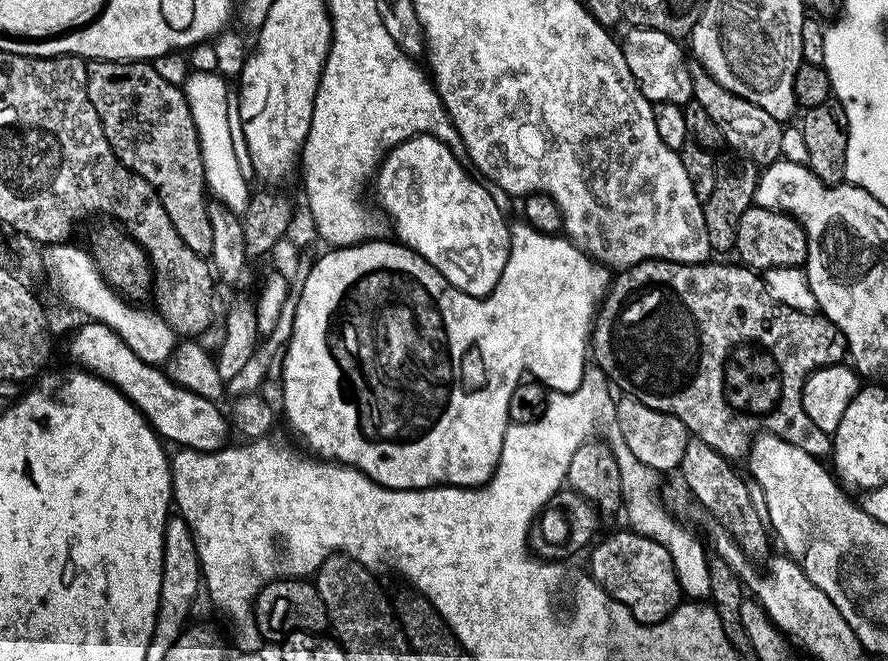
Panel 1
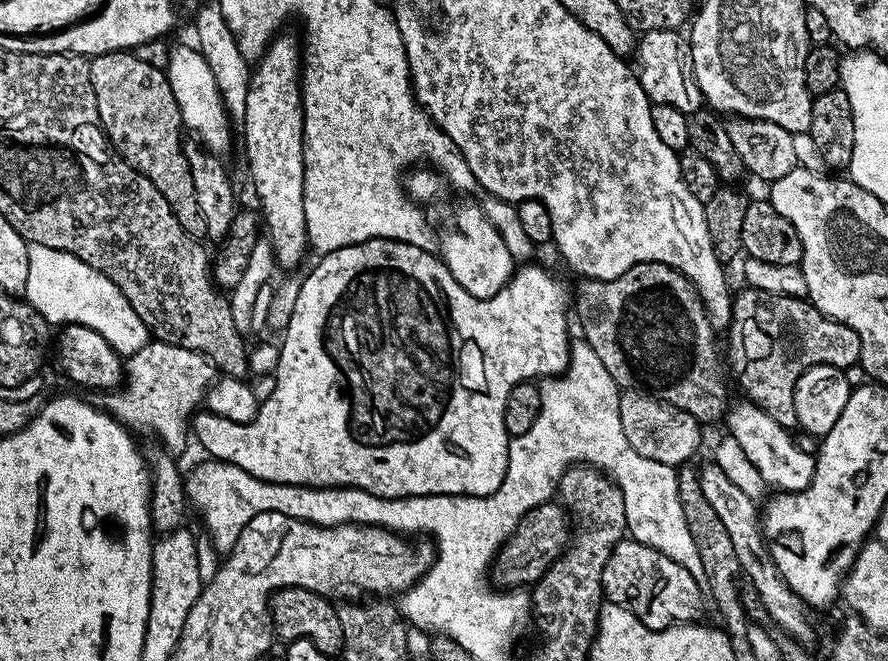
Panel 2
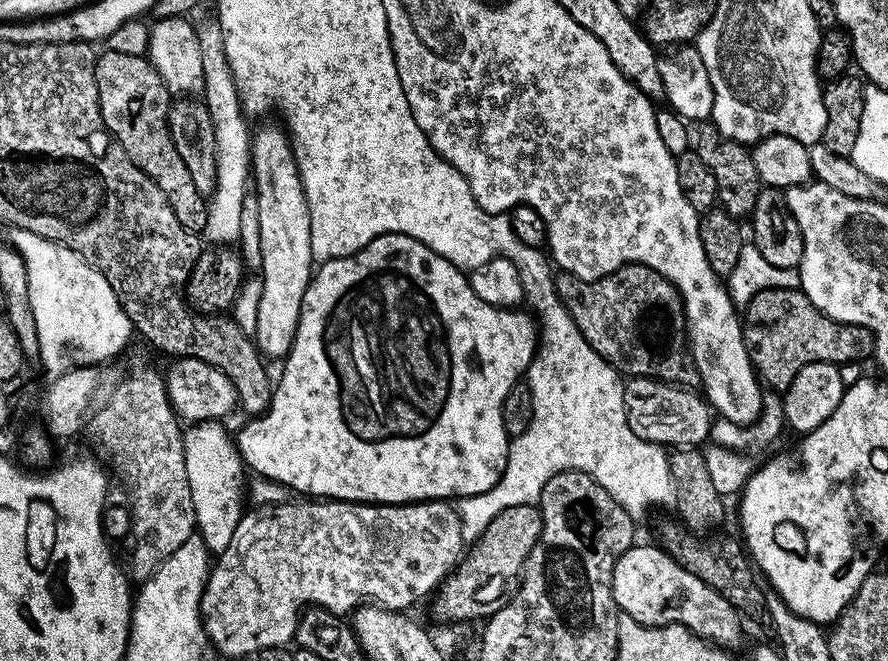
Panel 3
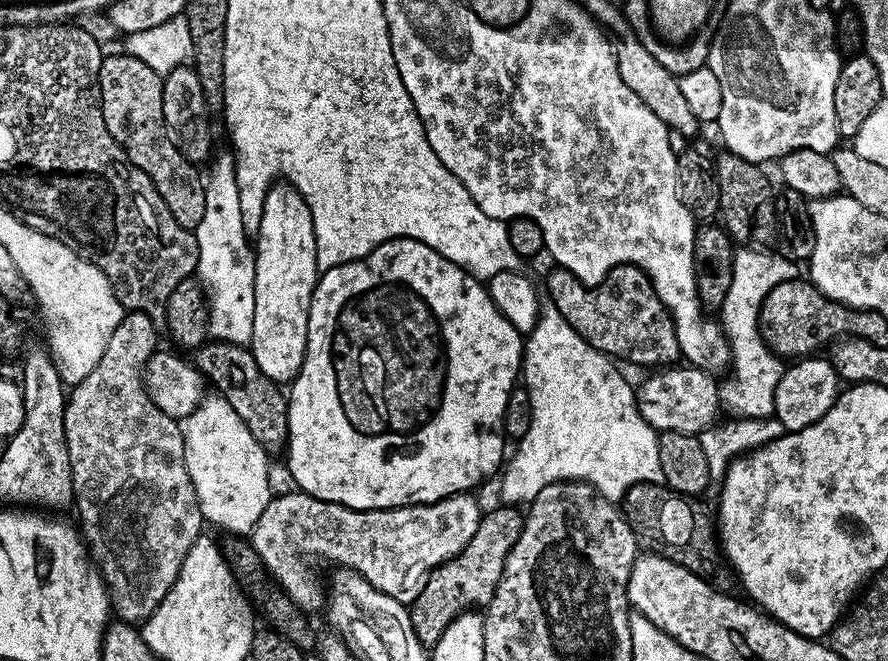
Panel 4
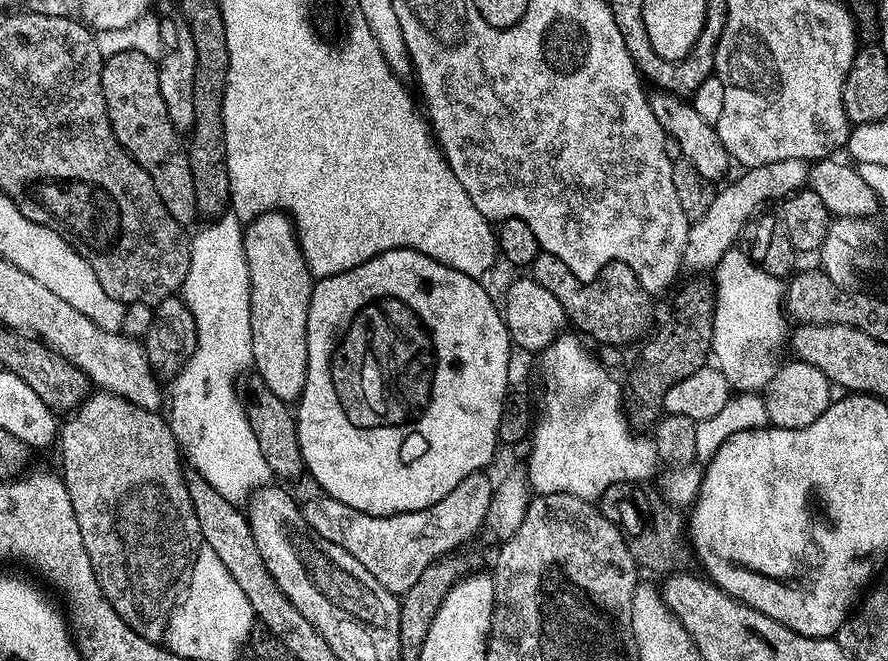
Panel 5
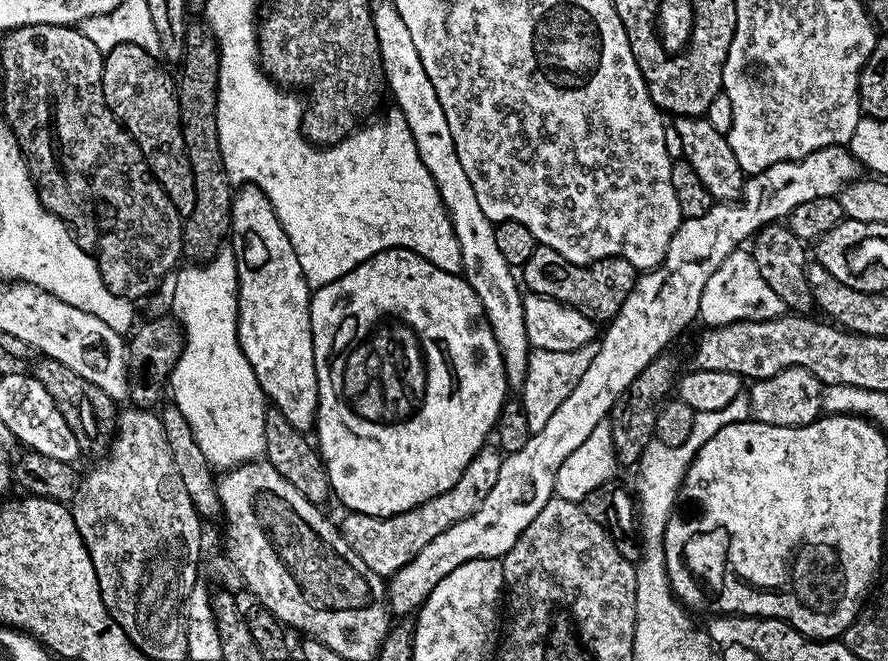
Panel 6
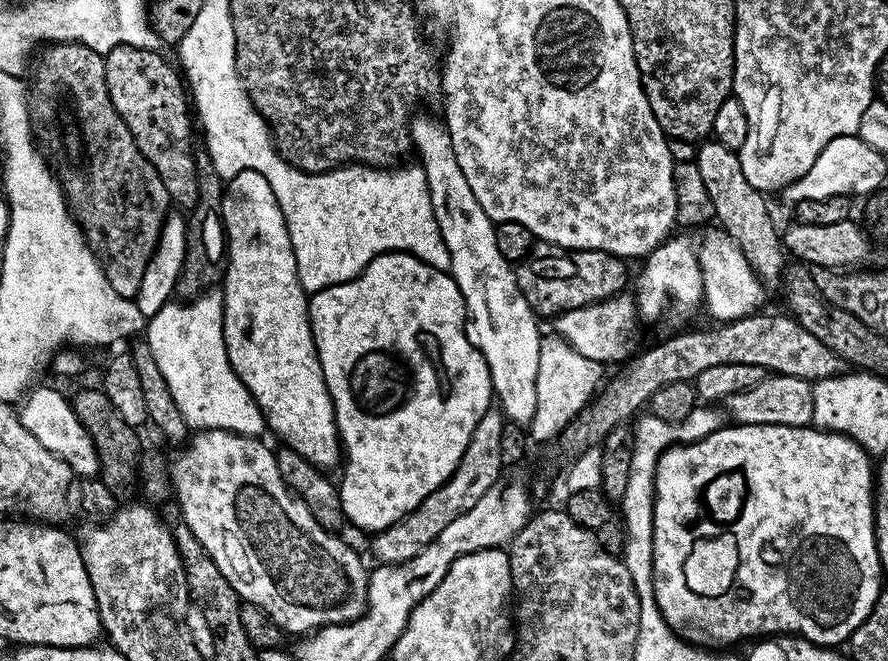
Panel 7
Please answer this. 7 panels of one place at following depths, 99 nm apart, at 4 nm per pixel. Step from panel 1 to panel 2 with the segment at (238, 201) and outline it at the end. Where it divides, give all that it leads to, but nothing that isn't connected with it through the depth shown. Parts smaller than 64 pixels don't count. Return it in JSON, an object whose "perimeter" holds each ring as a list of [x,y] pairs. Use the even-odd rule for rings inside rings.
{"perimeter":[[[195,46],[173,47],[169,54],[166,75],[170,82],[170,90],[174,94],[174,102],[178,102],[183,127],[208,151],[215,156],[223,157],[224,152],[228,152],[232,148],[234,128],[228,119],[228,111],[224,108],[222,94],[218,94],[218,82],[215,81],[214,73],[210,71],[210,65],[206,63],[206,58],[202,58],[199,48]]]}

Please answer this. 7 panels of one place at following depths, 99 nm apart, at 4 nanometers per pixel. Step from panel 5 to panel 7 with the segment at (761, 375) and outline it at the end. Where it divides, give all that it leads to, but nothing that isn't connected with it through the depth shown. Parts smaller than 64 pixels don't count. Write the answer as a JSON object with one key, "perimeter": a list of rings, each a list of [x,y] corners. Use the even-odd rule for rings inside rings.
{"perimeter":[[[719,226],[707,229],[701,240],[698,240],[696,253],[700,269],[704,275],[703,307],[708,307],[708,312],[713,316],[713,321],[727,322],[741,320],[744,316],[755,316],[761,311],[764,304],[765,285],[761,284],[756,271],[746,262],[746,254],[728,237],[727,232]],[[712,228],[712,229],[711,229]]]}

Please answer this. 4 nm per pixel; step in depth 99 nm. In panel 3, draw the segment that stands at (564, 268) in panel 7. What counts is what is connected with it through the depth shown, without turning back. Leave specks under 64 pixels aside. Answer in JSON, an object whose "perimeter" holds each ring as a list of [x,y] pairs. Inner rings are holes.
{"perimeter":[[[624,264],[616,272],[595,282],[575,278],[563,285],[562,299],[566,310],[574,318],[582,338],[616,367],[616,371],[628,378],[646,376],[649,380],[661,380],[667,384],[692,386],[697,383],[696,367],[690,355],[688,343],[688,319],[684,316],[684,303],[680,292],[658,270],[645,264]]]}

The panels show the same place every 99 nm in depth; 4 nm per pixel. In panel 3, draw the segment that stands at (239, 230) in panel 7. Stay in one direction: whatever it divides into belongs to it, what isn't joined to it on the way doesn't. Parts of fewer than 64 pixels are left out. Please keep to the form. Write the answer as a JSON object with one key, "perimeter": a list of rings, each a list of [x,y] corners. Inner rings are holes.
{"perimeter":[[[257,127],[255,129],[252,138],[252,167],[250,169],[250,176],[254,181],[254,200],[256,196],[256,224],[260,227],[260,272],[258,272],[258,278],[262,282],[262,298],[258,298],[258,326],[254,333],[254,339],[256,347],[260,349],[265,357],[277,356],[277,358],[283,358],[292,349],[294,334],[298,330],[304,295],[308,289],[308,283],[311,282],[314,275],[314,261],[312,259],[312,205],[304,193],[304,187],[300,181],[300,171],[296,165],[296,156],[292,152],[292,142],[283,127],[260,129]]]}

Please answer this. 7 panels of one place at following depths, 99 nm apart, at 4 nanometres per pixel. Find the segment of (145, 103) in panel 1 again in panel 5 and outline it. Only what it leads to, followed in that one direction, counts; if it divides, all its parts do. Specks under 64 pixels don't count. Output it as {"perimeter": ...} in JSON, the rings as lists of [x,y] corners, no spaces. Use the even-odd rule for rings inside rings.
{"perimeter":[[[123,52],[122,54],[114,54],[107,57],[104,61],[104,69],[102,70],[102,90],[104,91],[104,101],[108,107],[108,117],[112,123],[114,134],[118,138],[118,142],[125,150],[134,158],[134,162],[138,162],[138,166],[142,166],[142,170],[146,170],[146,174],[150,174],[150,182],[154,182],[154,190],[158,190],[158,198],[162,198],[162,206],[166,206],[166,210],[170,210],[170,218],[174,218],[179,224],[185,226],[191,225],[192,219],[197,219],[196,203],[194,202],[194,174],[190,174],[190,162],[188,161],[188,149],[185,141],[182,139],[181,133],[170,122],[170,114],[166,114],[166,102],[162,102],[162,90],[158,90],[158,64],[155,59],[146,54],[138,54],[137,52]]]}

